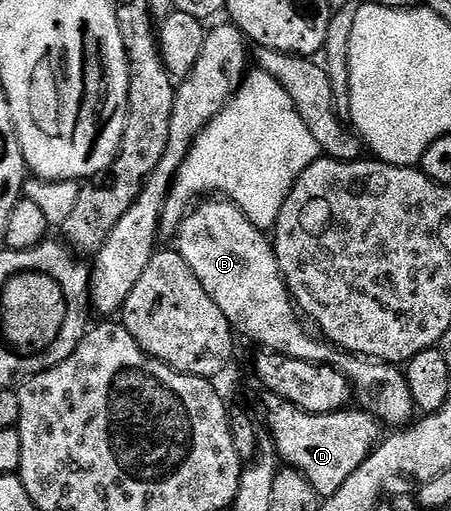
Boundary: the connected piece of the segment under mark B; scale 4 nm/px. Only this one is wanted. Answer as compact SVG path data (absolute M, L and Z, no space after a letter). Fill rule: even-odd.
M207 198L196 203L180 222L173 240L181 258L189 262L189 270L197 274L197 282L201 282L205 294L217 302L221 314L229 318L236 333L244 332L266 351L333 366L350 380L354 403L375 417L380 425L403 426L416 415L417 409L409 394L406 375L396 365L372 360L370 356L344 352L318 335L310 336L303 329L302 322L295 317L296 301L292 300L279 272L274 243L268 233L245 218L237 205L226 198Z

